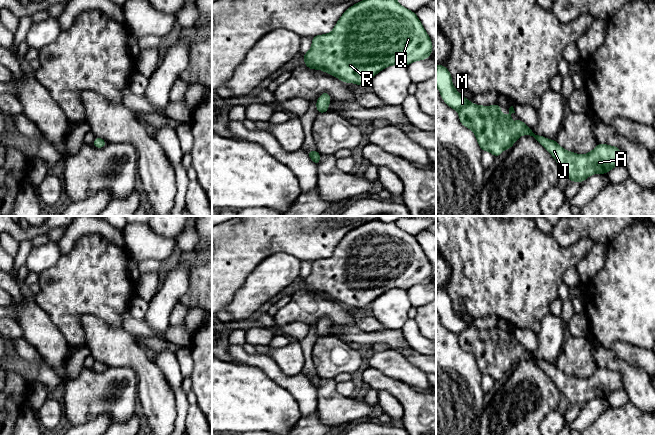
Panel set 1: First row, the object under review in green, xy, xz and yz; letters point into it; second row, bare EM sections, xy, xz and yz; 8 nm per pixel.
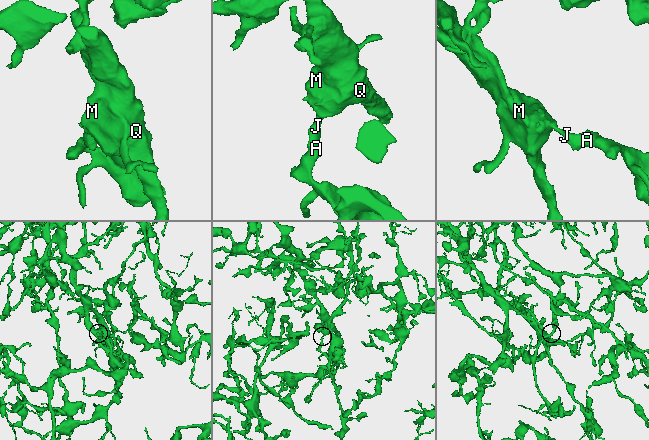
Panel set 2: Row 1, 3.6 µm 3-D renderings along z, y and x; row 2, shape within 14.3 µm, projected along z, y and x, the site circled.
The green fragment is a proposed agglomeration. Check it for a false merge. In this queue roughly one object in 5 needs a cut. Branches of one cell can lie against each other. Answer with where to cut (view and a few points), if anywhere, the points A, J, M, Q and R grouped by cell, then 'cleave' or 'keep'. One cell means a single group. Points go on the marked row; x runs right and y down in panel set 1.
no cut; A J M Q R; keep

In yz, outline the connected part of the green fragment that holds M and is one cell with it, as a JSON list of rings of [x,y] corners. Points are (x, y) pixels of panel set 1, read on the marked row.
[[[436,65],[436,87],[439,89],[444,102],[459,113],[461,124],[471,129],[477,138],[479,147],[482,151],[489,151],[494,157],[498,157],[503,150],[510,149],[515,141],[522,135],[527,134],[538,141],[558,162],[570,182],[584,182],[590,175],[601,173],[606,174],[612,168],[623,165],[621,150],[618,147],[607,144],[597,144],[597,146],[588,154],[580,155],[570,152],[560,147],[556,140],[550,140],[543,136],[536,135],[525,123],[518,118],[515,119],[515,126],[511,126],[511,114],[515,113],[513,106],[509,108],[509,114],[503,116],[501,107],[497,103],[493,106],[475,105],[462,96],[453,86],[451,74],[443,65]]]

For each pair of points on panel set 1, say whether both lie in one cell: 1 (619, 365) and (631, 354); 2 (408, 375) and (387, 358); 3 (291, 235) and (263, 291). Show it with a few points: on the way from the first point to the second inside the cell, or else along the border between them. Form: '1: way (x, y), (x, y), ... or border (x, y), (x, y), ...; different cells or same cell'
1: border (612, 351), (628, 363), (639, 366), (644, 370); different cells
2: way (403, 370), (392, 363); same cell
3: border (301, 260), (287, 253), (273, 253), (260, 262); different cells

